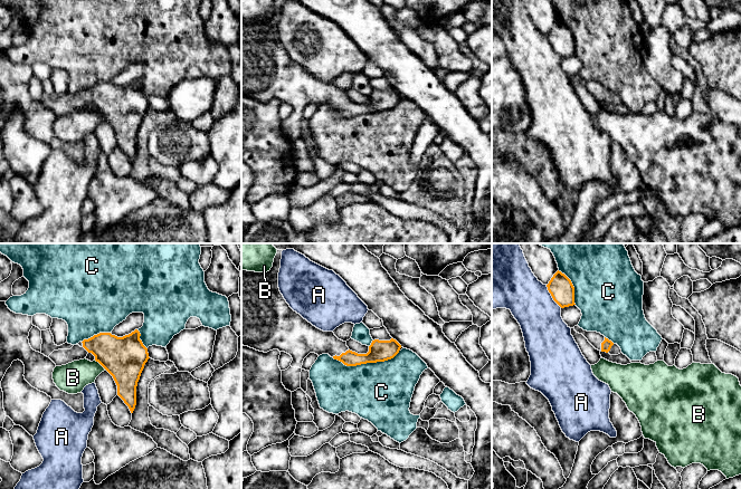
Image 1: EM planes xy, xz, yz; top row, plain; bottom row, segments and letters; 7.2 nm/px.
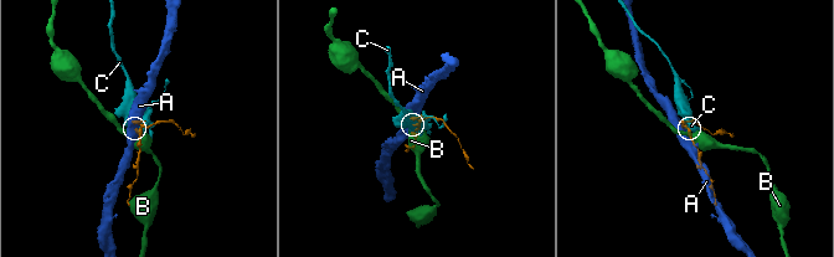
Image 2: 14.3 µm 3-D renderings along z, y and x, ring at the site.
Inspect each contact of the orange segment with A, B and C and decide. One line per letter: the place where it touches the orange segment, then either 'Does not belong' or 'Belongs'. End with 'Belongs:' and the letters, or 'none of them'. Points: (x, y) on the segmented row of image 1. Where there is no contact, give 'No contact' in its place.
A: Touches orange at yz (551, 295). Does not belong
B: Touches orange at xy (101, 364). Does not belong
C: Touches orange at xz (366, 363). Does not belong
Belongs: none of them

